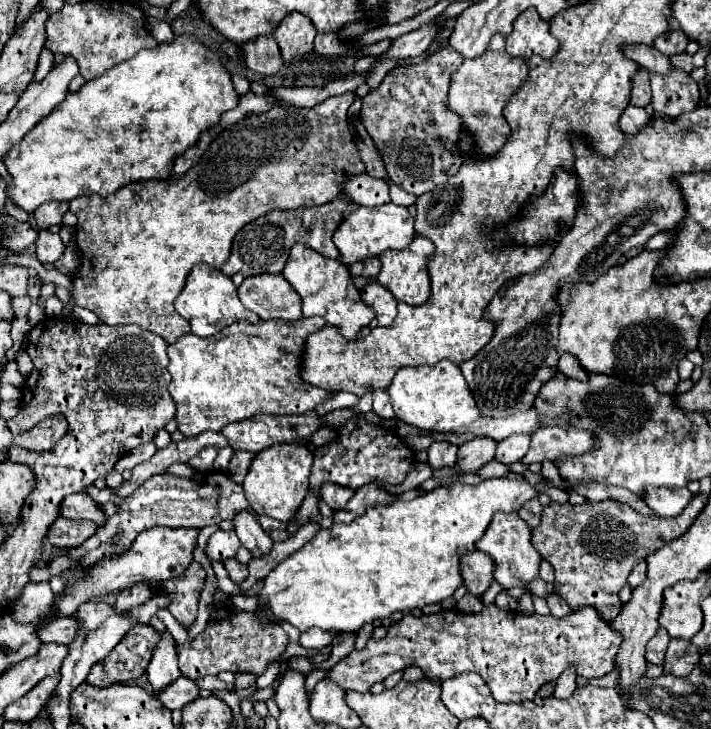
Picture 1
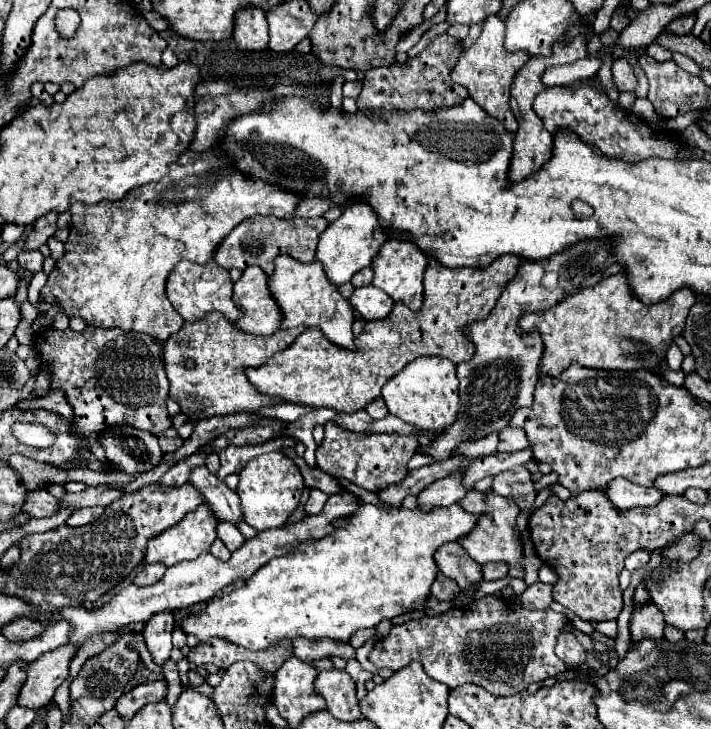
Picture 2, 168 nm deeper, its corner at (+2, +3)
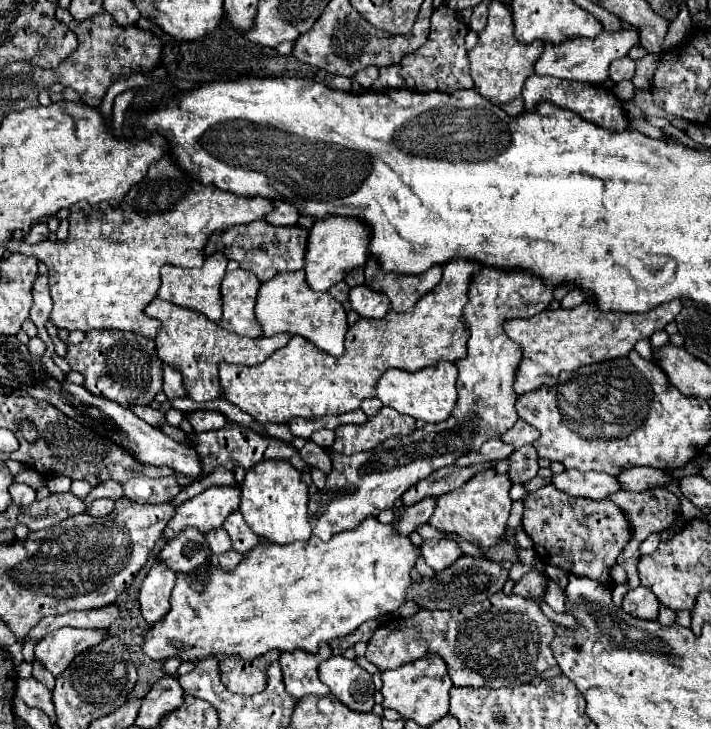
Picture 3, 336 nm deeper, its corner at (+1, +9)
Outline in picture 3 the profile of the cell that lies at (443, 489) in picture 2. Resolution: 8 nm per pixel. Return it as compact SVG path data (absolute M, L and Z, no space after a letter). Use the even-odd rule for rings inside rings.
M435 497L423 499L423 501L419 501L417 505L407 507L407 509L403 511L403 517L401 517L397 523L393 523L395 531L397 531L399 535L403 535L403 537L411 535L419 525L423 525L423 523L429 521L429 517L433 515L433 509L435 509Z

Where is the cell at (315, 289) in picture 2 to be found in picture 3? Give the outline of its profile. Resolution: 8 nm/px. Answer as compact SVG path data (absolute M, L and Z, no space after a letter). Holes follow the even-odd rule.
M303 271L279 273L279 277L273 277L269 283L261 283L257 305L255 305L255 317L263 329L263 335L265 337L277 333L301 335L317 349L323 349L325 353L339 357L345 349L343 339L349 327L343 305L335 301L329 293L315 293L313 289L307 289L305 283L307 281L303 277Z

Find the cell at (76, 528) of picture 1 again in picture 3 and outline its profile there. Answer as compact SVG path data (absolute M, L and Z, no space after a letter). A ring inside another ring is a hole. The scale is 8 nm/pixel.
M97 499L97 501L93 501L93 505L89 507L87 513L95 515L95 517L105 517L111 513L111 509L113 509L113 499Z

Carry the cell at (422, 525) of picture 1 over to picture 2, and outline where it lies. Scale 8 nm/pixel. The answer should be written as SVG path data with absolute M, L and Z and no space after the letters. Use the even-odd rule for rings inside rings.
M362 503L360 509L352 515L352 517L344 517L344 519L336 519L334 521L334 533L322 537L322 539L308 539L306 543L298 545L294 551L282 555L282 557L274 557L272 561L268 561L264 567L260 567L240 589L232 591L230 595L222 595L222 599L210 599L208 601L208 607L202 611L202 613L192 613L190 617L186 617L182 621L182 627L186 633L194 633L198 637L198 641L208 641L210 637L222 637L222 639L228 639L236 645L242 645L246 649L264 649L268 647L270 643L276 643L284 637L288 639L298 639L300 635L306 637L306 639L316 639L316 637L330 637L330 639L340 639L340 641L348 641L358 629L366 629L366 627L376 627L382 619L394 619L398 615L404 615L404 613L410 613L414 609L424 609L426 601L432 597L430 589L432 589L432 583L436 581L436 577L440 575L440 569L438 569L438 563L434 561L434 553L438 551L438 547L442 547L444 543L450 543L450 541L458 541L462 539L464 535L468 535L474 525L478 523L478 517L480 515L472 515L468 511L462 509L460 503L454 503L450 507L434 507L430 511L422 511L418 507L414 509L406 509L402 505L398 507L388 507L388 511L372 505L372 503Z

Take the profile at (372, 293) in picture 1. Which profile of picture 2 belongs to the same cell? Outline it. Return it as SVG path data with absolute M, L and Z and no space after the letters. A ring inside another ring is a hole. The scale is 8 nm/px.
M366 285L360 289L354 289L352 297L350 297L350 305L366 319L384 319L388 317L388 313L394 307L394 301L390 299L390 295L382 293L378 287L374 285Z

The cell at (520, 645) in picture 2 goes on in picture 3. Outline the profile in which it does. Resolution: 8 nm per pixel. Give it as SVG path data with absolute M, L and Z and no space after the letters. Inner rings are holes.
M503 591L495 593L483 603L469 603L463 607L447 609L447 611L419 611L419 615L399 619L397 623L383 623L377 627L375 635L367 643L367 661L377 665L381 671L395 669L411 659L419 659L427 653L439 653L449 669L449 677L455 687L517 687L529 683L533 677L541 675L545 669L555 667L553 653L549 643L553 641L553 621L547 619L539 605L531 599L519 595L503 595Z

